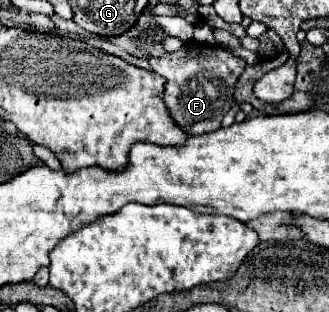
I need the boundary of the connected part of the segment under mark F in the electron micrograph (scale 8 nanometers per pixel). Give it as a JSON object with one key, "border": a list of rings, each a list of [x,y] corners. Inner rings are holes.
{"border":[[[196,42],[186,46],[184,50],[164,54],[162,58],[150,58],[150,66],[154,72],[166,78],[166,92],[164,102],[174,118],[174,122],[186,130],[188,134],[206,134],[214,132],[222,124],[222,116],[232,106],[232,92],[238,76],[246,68],[246,60],[234,56],[224,46],[208,46]]]}

